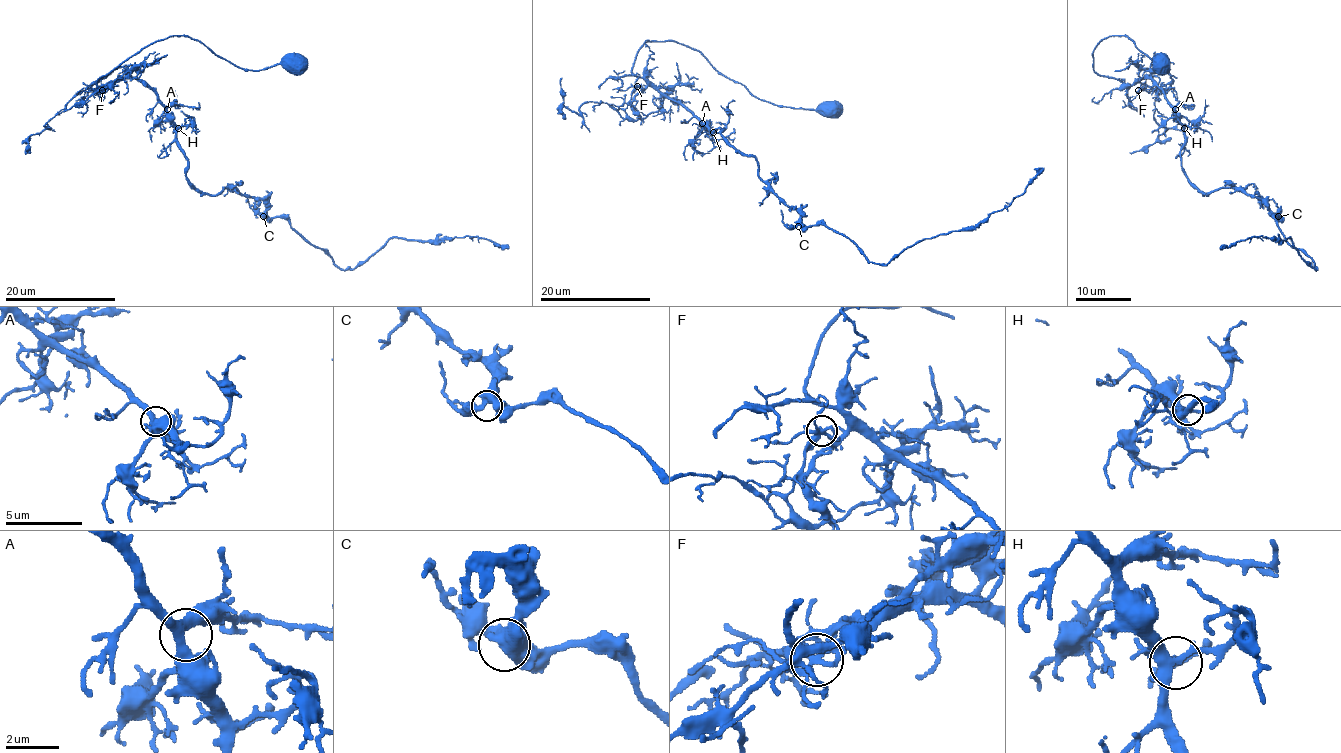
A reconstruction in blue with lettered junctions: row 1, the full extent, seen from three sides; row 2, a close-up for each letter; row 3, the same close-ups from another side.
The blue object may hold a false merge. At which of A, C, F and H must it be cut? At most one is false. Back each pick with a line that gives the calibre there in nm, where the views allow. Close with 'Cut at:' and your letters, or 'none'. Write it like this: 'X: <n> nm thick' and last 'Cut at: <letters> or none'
F: 280 nm thick
Cut at: F

